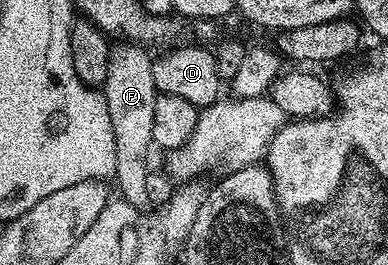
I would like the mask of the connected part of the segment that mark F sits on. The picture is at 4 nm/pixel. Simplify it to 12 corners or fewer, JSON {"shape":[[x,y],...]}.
{"shape":[[120,41],[102,94],[121,200],[149,214],[153,56]]}

